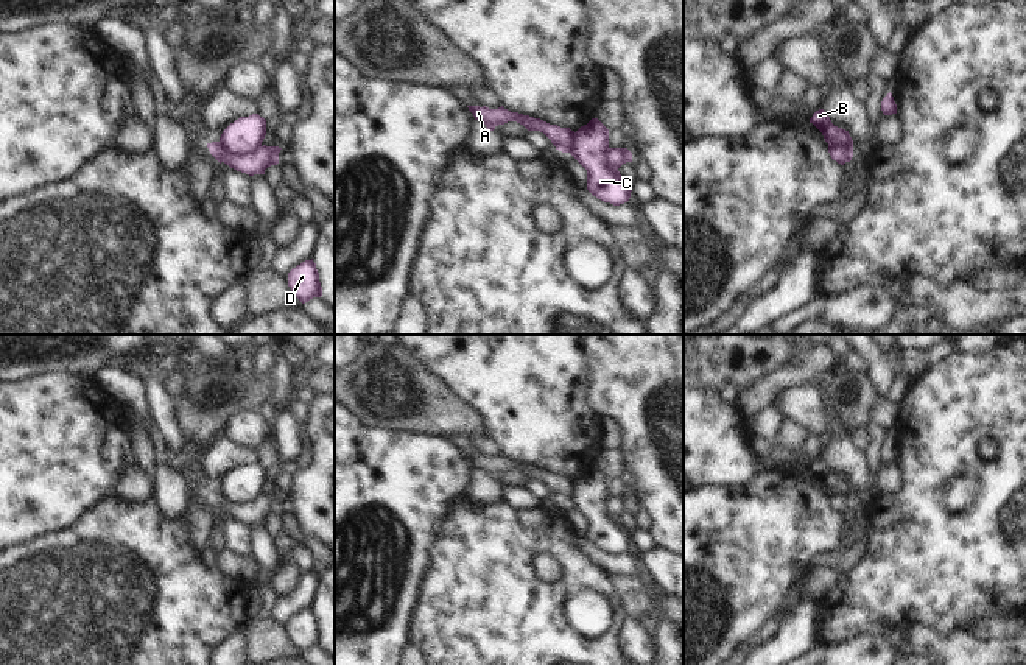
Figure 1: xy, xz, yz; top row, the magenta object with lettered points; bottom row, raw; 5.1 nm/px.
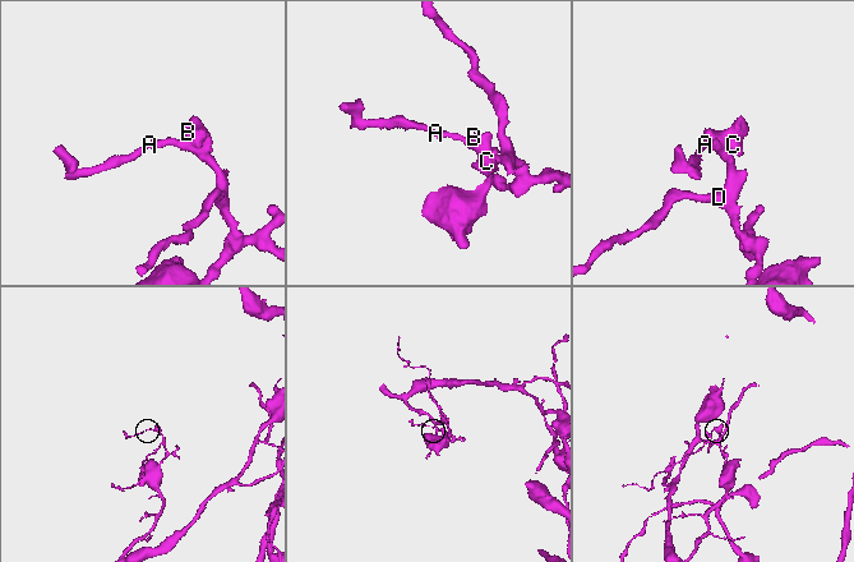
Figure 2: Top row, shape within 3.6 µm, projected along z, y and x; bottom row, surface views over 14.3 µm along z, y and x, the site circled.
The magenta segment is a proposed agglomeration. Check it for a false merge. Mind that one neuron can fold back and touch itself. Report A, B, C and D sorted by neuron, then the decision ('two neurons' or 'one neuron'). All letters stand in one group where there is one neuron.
A D / B C | two neurons

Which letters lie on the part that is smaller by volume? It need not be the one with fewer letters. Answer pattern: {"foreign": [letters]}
{"foreign": ["B", "C"]}

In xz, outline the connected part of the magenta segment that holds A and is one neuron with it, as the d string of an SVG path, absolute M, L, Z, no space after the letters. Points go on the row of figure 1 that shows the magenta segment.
M467 106L473 114L475 120L483 121L487 129L494 131L498 125L504 125L508 121L517 121L523 125L528 131L540 131L543 132L556 150L562 153L570 153L573 148L574 131L570 128L560 128L557 125L550 125L540 118L534 118L529 115L523 115L518 112L511 112L503 106L498 109L489 109L486 106Z

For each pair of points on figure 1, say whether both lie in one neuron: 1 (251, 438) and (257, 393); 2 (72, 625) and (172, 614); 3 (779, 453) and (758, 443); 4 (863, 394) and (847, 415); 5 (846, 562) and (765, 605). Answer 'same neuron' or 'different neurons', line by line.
1: different neurons
2: same neuron
3: same neuron
4: same neuron
5: different neurons

